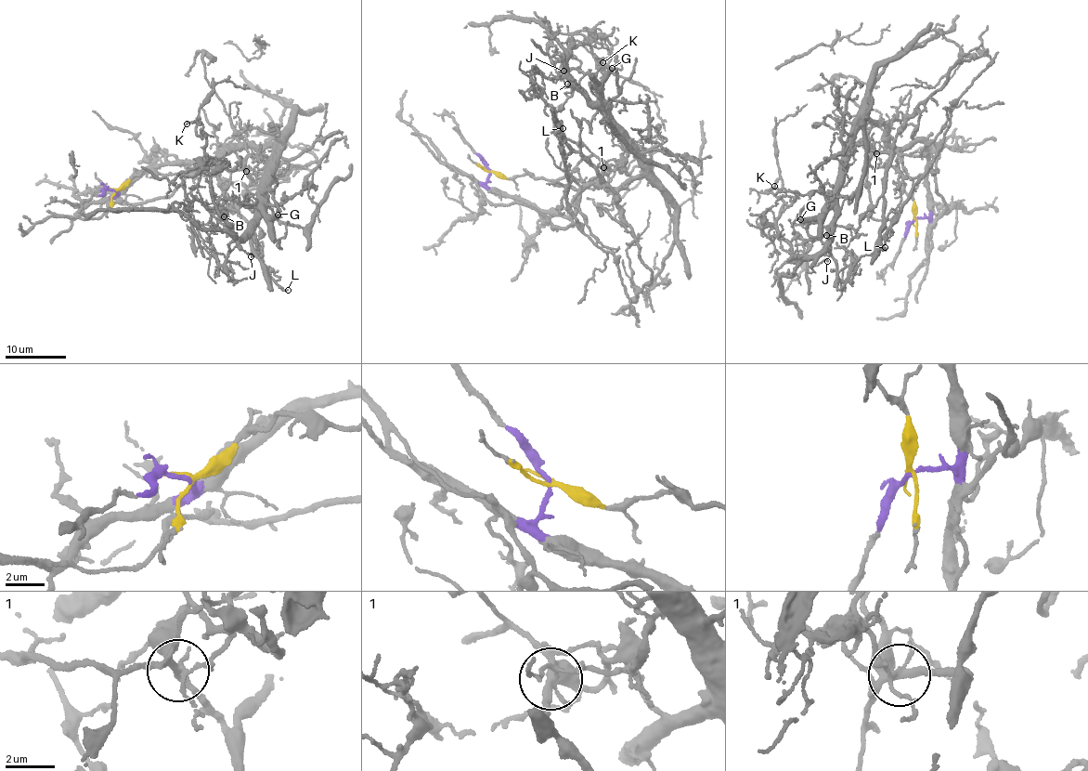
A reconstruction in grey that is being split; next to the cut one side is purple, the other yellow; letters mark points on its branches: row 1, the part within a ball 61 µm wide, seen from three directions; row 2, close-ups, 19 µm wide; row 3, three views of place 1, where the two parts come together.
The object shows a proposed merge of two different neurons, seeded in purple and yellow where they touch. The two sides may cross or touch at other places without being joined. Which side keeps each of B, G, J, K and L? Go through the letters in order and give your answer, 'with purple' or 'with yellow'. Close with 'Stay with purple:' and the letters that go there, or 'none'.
B: with purple
G: with purple
J: with purple
K: with purple
L: with yellow
Stay with purple: B, G, J, K

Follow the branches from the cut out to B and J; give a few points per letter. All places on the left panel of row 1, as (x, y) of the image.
B: (111, 190), (164, 163), (269, 142), (276, 150), (259, 203), (229, 200), (224, 216)
J: (111, 190), (164, 163), (269, 142), (276, 150), (263, 216), (240, 245), (252, 257)

